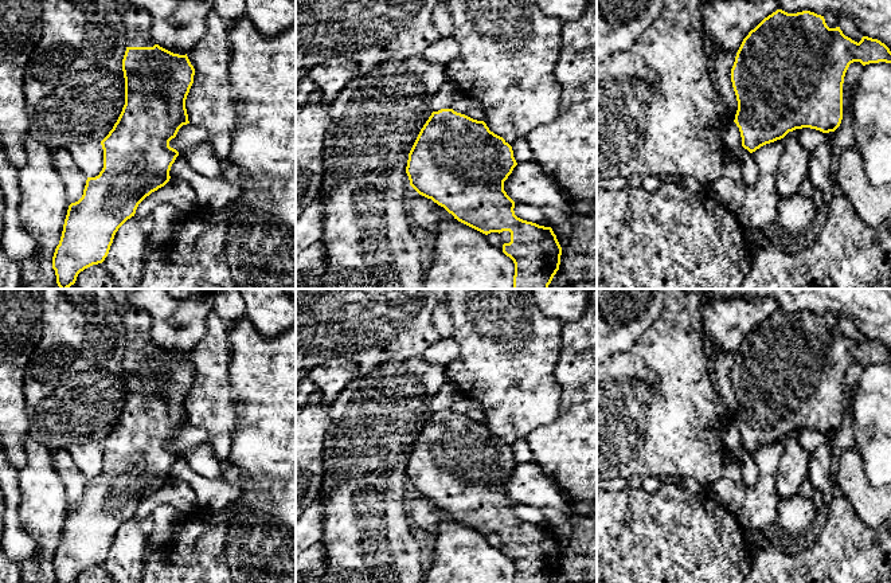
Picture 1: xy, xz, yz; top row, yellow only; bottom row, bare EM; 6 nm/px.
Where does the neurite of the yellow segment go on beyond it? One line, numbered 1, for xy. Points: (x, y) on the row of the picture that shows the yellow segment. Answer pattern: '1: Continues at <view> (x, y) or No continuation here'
1: Continues at xy (137, 22)

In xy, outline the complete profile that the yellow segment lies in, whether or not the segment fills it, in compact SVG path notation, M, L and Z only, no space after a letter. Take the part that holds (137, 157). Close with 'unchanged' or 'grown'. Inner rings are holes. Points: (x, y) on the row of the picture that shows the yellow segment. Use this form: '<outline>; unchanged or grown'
M129 5L122 13L126 30L126 51L122 59L125 78L125 105L109 134L101 141L103 149L103 168L95 177L87 177L82 197L71 203L63 224L59 244L52 257L56 283L60 289L69 289L85 269L102 263L109 254L118 228L134 216L138 204L152 192L164 187L171 176L169 171L179 152L169 146L183 125L189 124L185 99L194 83L195 69L187 54L173 54L159 44L151 36L152 17L136 5Z; grown

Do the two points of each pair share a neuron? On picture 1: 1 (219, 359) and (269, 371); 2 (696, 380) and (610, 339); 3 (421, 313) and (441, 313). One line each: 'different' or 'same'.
1: different
2: different
3: different

